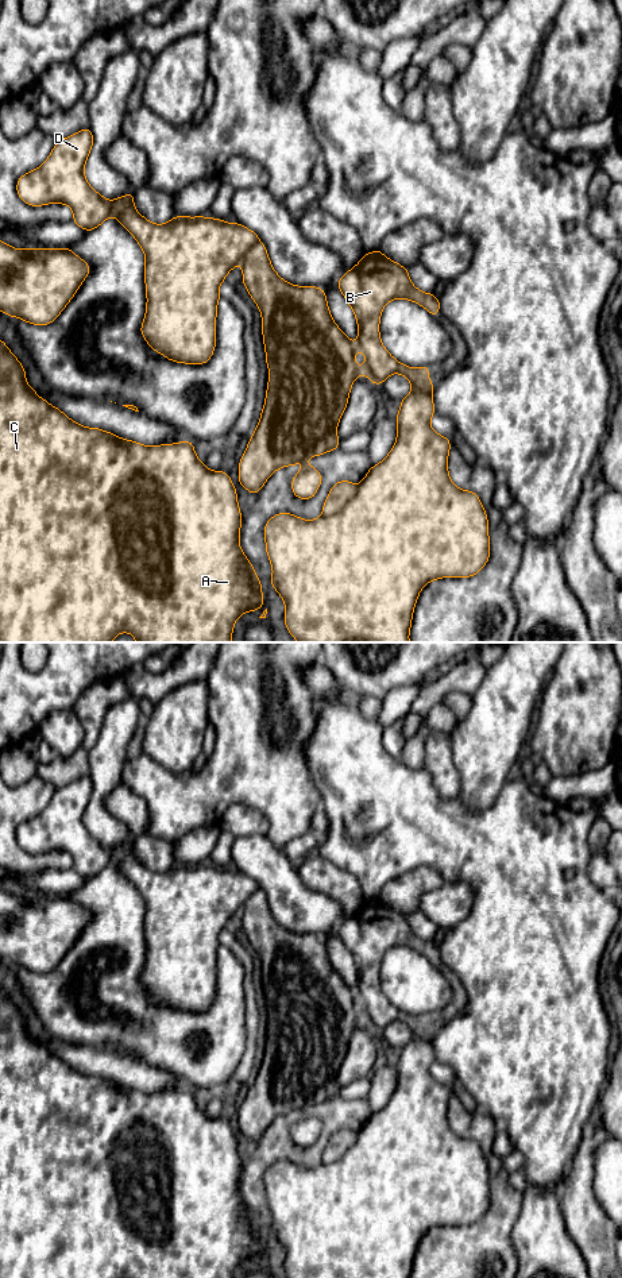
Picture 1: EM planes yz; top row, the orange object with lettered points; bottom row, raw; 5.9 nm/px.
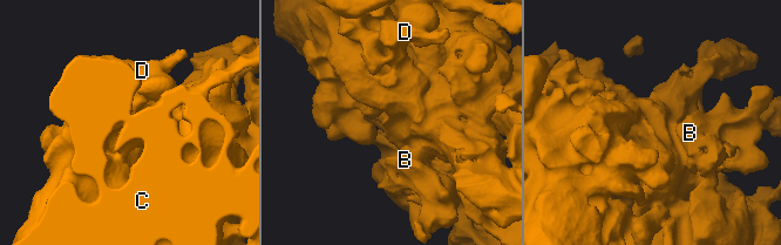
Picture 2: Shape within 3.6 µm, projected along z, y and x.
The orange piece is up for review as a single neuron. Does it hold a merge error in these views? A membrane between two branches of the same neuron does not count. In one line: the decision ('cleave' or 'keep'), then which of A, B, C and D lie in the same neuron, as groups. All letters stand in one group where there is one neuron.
cleave | A C D / B

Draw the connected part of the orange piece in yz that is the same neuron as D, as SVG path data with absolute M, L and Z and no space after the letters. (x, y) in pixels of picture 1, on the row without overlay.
M90 776L81 777L55 794L46 810L35 818L19 825L16 831L18 843L31 854L46 852L65 852L73 858L73 869L85 879L93 879L108 865L116 865L120 872L135 885L144 900L144 930L146 930L146 964L140 981L152 999L162 1001L166 1007L186 1012L205 1012L213 1003L216 995L216 964L217 950L221 946L219 935L227 922L243 908L247 899L259 889L258 883L240 870L229 872L215 865L206 866L174 864L169 870L154 872L144 866L134 853L134 839L116 848L107 848L97 841L84 822L86 807L93 794Z

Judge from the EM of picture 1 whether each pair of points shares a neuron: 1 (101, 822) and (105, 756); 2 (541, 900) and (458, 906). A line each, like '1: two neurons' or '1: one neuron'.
1: one neuron
2: two neurons

